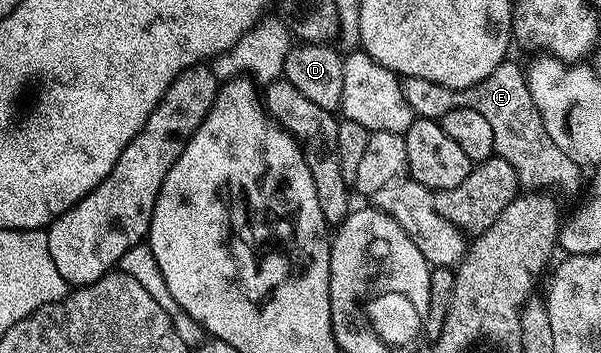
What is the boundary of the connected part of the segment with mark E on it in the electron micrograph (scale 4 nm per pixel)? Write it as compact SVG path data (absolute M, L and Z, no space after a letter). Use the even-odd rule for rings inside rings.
M505 59L501 65L494 67L494 71L490 71L490 75L486 75L486 79L482 79L482 83L469 89L447 89L438 83L430 83L428 79L405 77L400 82L400 90L416 117L439 119L446 111L454 111L454 107L474 107L474 111L482 114L494 131L495 156L506 159L506 163L516 169L525 190L555 191L560 194L576 193L580 189L581 192L581 166L565 155L550 135L546 135L546 127L542 127L534 99L530 99L524 69L516 66L512 59Z

